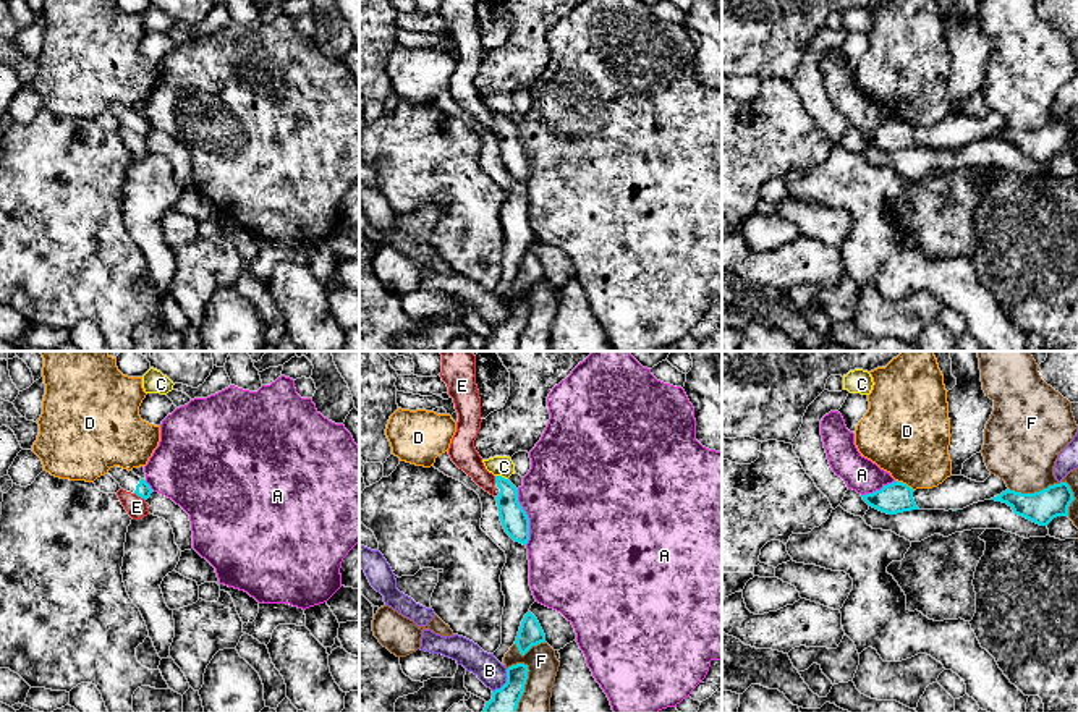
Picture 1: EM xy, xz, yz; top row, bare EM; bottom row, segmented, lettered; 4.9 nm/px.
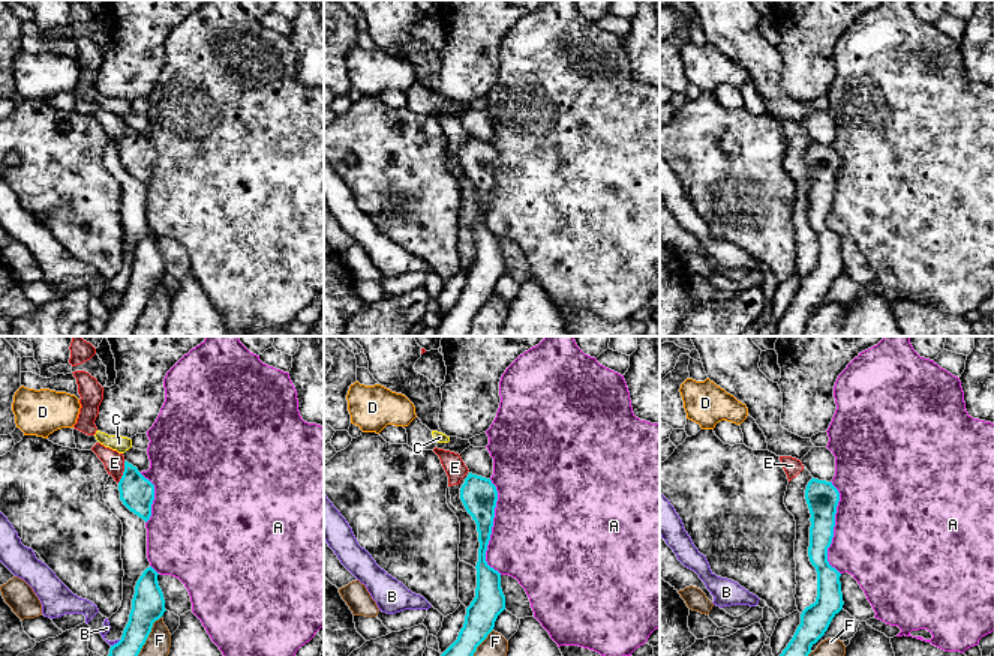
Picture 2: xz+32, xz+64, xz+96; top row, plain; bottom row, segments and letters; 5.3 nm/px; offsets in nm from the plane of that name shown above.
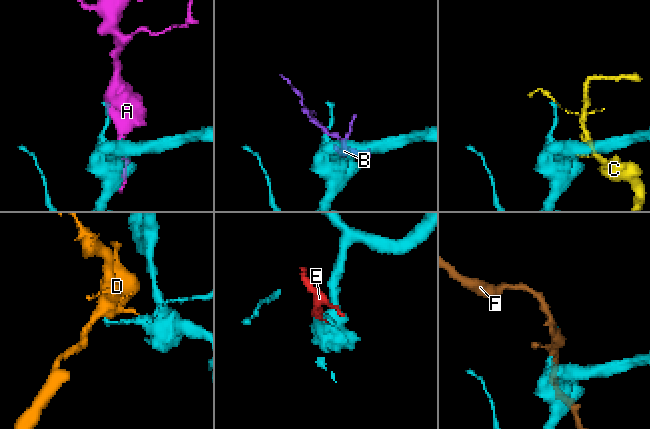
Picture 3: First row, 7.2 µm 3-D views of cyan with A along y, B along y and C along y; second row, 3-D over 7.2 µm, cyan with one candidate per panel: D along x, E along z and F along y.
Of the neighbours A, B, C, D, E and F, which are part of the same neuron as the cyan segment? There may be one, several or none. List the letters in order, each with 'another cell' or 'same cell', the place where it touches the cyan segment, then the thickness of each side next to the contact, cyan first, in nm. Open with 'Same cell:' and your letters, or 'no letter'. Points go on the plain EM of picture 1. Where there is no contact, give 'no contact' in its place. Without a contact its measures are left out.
Same cell: no letter
A: another cell; contact xz (526, 154); calibres 140 and 480 nm
B: another cell; contact xz (507, 319); calibres 160 and 140 nm
C: another cell; contact xz (500, 114); calibres 140 and 100 nm
D: another cell; contact yz (905, 122); calibres 160 and 420 nm
E: another cell; contact xy (140, 133); calibres 80 and 110 nm
F: another cell; contact yz (1046, 127); calibres 160 and 380 nm

